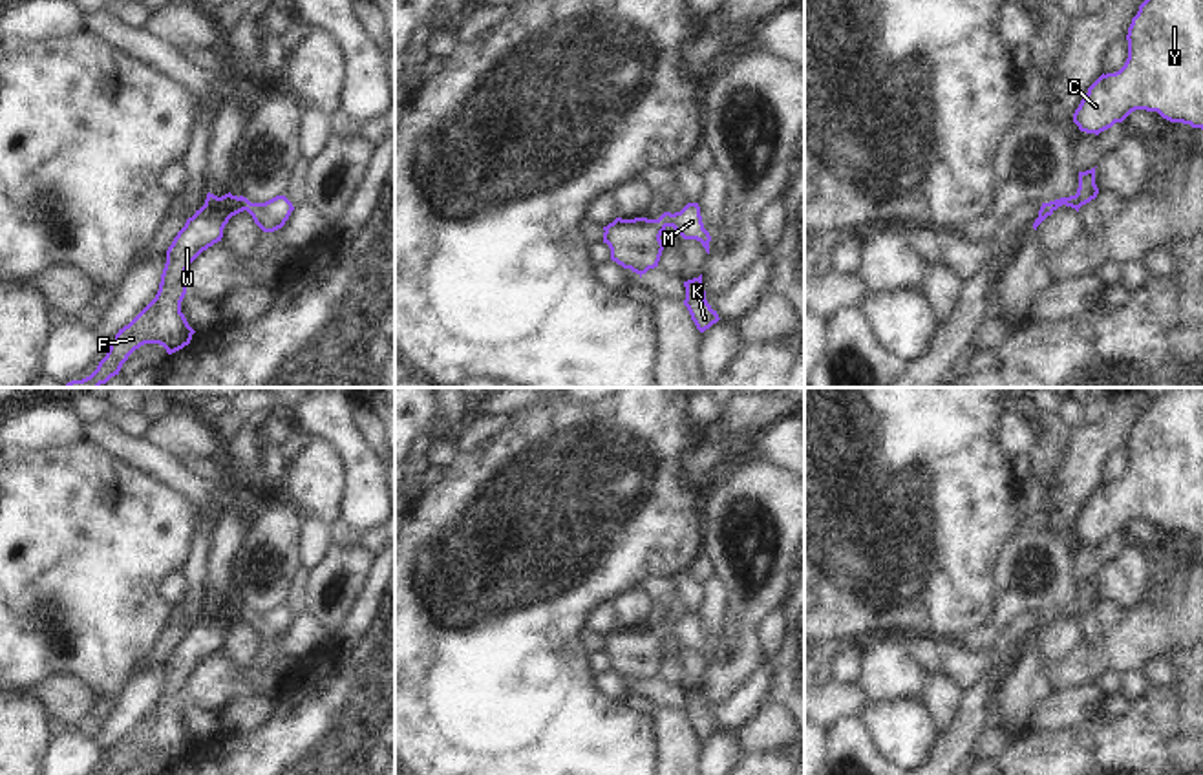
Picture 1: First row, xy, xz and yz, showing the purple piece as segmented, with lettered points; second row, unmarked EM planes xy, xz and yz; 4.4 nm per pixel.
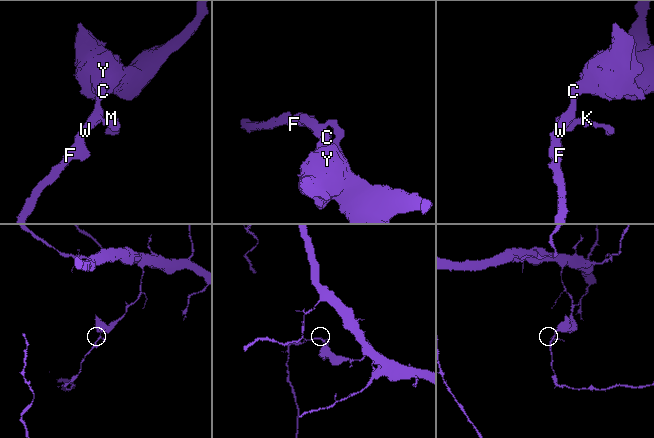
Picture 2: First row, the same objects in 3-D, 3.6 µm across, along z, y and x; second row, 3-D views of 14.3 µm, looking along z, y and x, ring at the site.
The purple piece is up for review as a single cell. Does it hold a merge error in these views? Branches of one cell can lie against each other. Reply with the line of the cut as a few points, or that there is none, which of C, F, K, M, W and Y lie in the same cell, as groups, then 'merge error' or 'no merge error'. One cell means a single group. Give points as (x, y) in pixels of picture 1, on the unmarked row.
no cut; C F K M W Y; no merge error

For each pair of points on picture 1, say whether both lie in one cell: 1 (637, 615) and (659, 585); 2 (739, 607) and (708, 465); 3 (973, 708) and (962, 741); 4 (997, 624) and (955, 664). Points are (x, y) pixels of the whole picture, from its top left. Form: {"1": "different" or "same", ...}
{"1": "different", "2": "different", "3": "same", "4": "different"}

